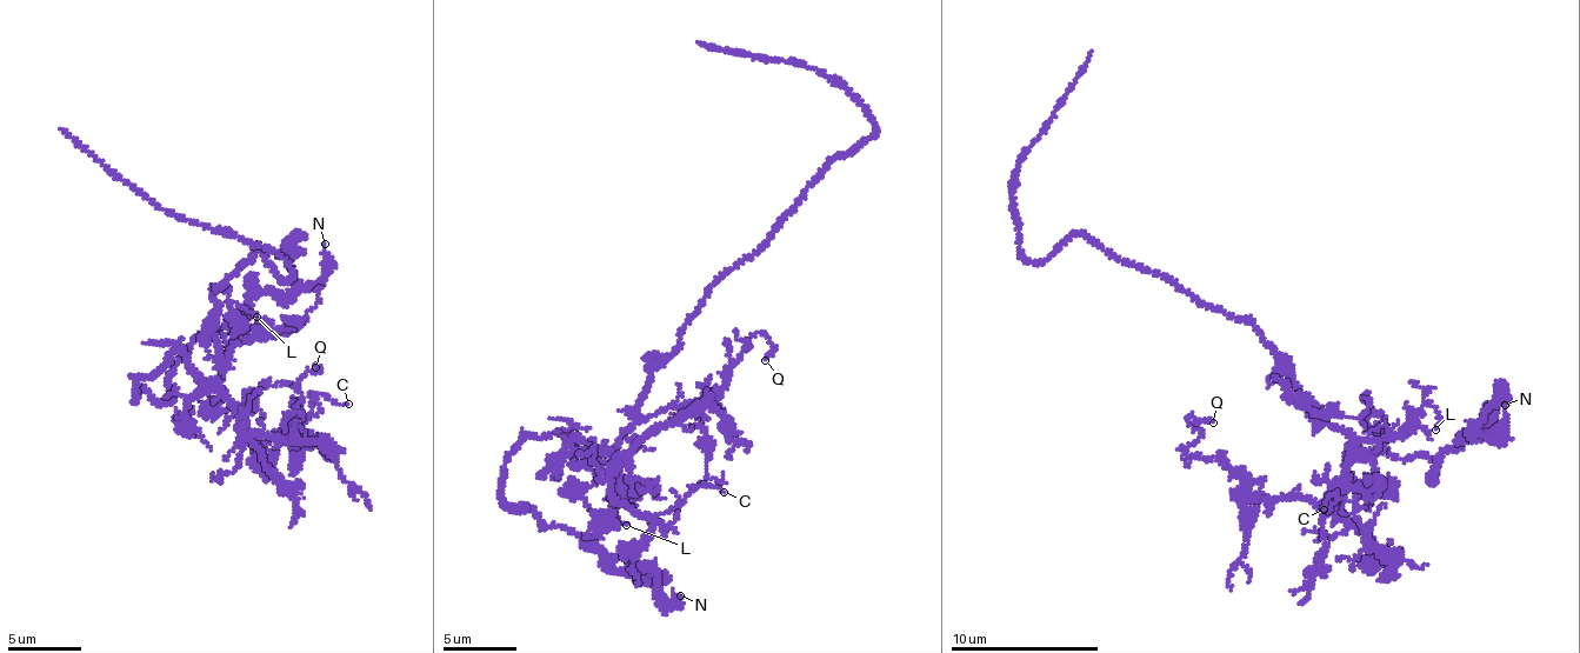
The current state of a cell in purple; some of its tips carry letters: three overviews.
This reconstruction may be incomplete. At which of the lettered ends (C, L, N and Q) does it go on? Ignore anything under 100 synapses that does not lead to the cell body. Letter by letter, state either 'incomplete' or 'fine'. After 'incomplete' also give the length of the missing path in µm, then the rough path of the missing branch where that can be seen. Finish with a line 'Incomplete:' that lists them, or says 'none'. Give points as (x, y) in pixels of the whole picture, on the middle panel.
C: fine
L: fine
N: fine
Q: fine
Incomplete: none

